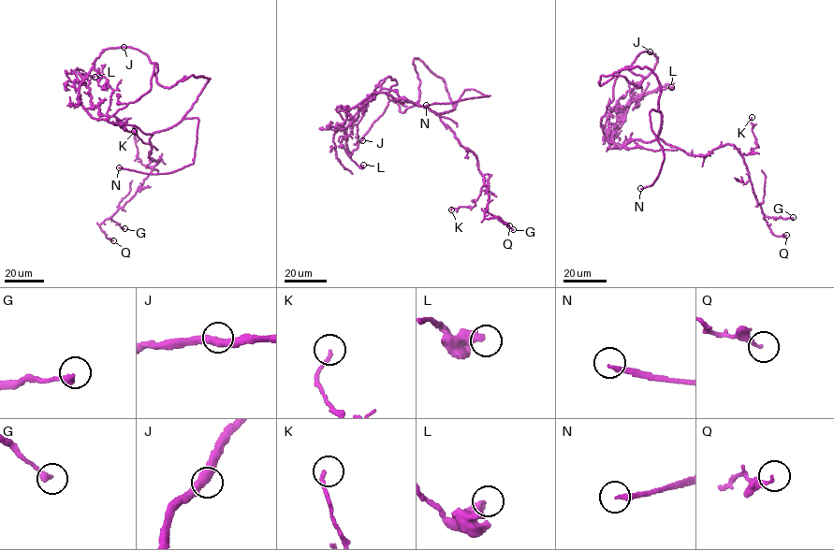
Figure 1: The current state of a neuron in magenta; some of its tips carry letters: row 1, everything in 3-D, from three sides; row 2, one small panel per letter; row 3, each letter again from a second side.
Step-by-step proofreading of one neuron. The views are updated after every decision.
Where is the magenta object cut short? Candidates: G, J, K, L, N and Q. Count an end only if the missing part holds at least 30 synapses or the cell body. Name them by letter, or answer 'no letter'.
N

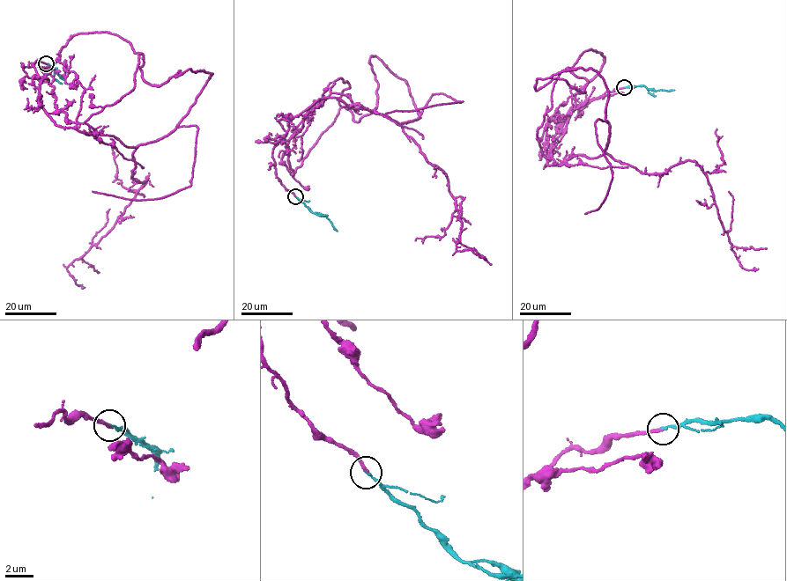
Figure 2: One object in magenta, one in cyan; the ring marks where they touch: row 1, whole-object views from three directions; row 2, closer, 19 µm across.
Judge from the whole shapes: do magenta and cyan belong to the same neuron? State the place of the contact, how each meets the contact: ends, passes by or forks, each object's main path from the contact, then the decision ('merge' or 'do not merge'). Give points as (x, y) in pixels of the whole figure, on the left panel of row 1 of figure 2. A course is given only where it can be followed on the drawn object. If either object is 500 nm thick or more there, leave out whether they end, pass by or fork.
(46, 63) | magenta ends | cyan ends | magenta via (45, 63), (33, 62), (51, 121), (136, 147), (131, 175), (147, 178), (113, 228), (68, 267), (85, 287) | cyan via (45, 63), (61, 75), (67, 84) | merge

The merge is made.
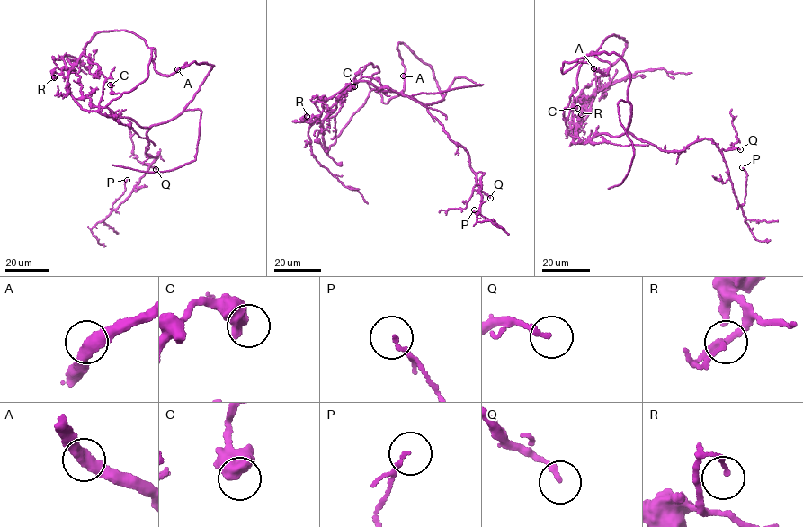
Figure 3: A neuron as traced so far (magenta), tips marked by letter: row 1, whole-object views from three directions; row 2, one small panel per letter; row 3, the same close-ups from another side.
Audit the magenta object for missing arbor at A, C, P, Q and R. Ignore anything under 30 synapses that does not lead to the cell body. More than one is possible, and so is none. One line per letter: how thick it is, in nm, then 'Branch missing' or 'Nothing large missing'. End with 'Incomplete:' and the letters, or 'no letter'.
A: Thickness 380 nm. Nothing large missing
C: Thickness 650 nm. Nothing large missing
P: Thickness 100 nm. Nothing large missing
Q: Thickness 200 nm. Nothing large missing
R: Thickness 130 nm. Nothing large missing
Incomplete: no letter

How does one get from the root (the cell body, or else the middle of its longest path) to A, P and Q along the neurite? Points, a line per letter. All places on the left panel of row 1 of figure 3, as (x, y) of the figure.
A: (138, 125), (149, 128), (172, 120), (182, 111), (213, 66), (192, 61), (177, 69)
P: (138, 125), (149, 127), (147, 154), (155, 157), (158, 154), (129, 196), (112, 210), (127, 180)
Q: (138, 125), (149, 127), (146, 151), (155, 157), (158, 153), (150, 164), (145, 164), (156, 169)

